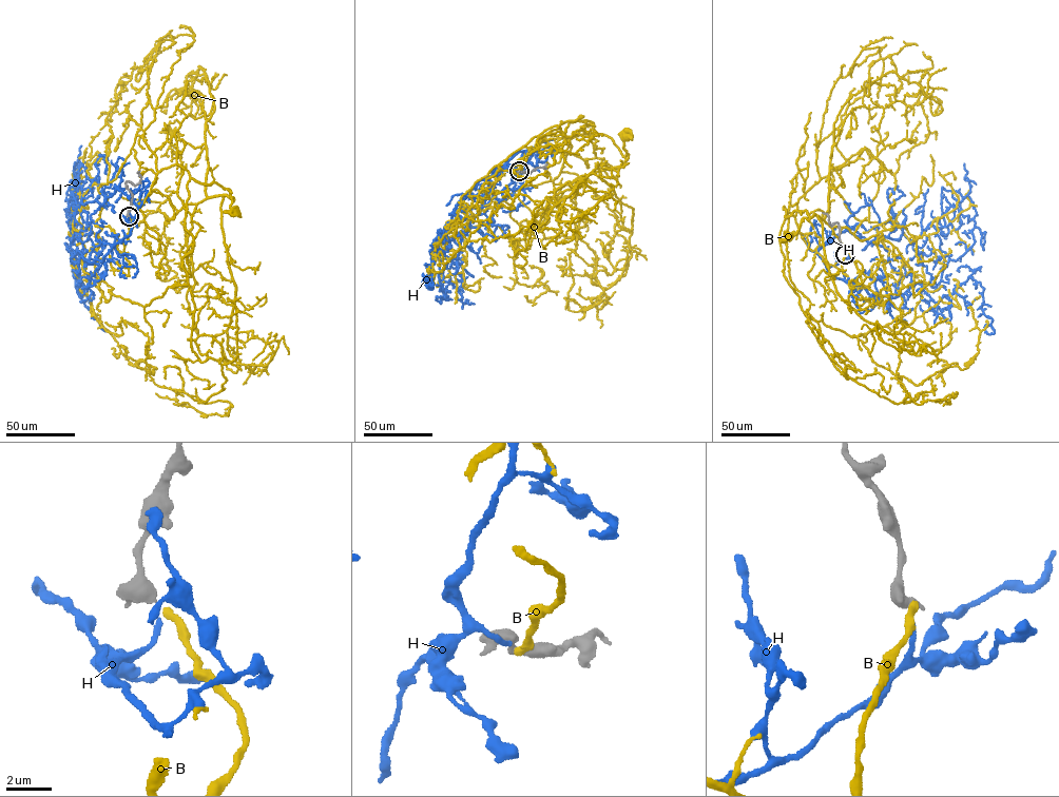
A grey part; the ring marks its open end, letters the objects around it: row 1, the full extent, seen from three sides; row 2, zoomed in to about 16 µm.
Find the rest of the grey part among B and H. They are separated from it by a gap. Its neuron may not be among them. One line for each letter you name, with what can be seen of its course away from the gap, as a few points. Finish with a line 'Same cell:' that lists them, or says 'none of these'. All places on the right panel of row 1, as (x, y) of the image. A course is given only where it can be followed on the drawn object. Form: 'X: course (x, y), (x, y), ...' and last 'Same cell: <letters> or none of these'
H: course (845, 255), (829, 274), (878, 298), (918, 283), (937, 303), (970, 276), (993, 318), (994, 333), (984, 332)
Same cell: H

